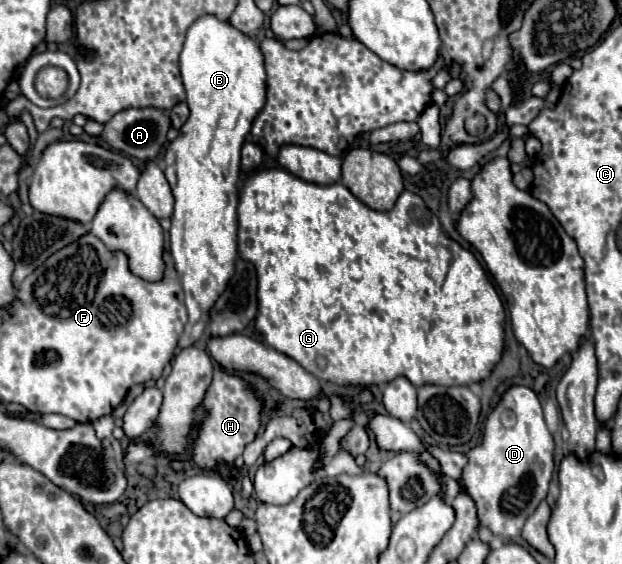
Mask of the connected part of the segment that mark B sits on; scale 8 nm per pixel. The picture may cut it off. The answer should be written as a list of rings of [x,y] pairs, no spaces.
[[[202,16],[188,28],[184,48],[180,54],[180,72],[188,96],[186,102],[190,108],[190,116],[180,128],[182,136],[172,140],[164,154],[166,162],[164,174],[172,186],[172,194],[176,200],[170,228],[170,252],[186,294],[188,322],[178,342],[180,348],[186,348],[204,336],[204,328],[210,320],[210,310],[234,274],[234,262],[238,256],[236,206],[238,206],[240,150],[252,128],[252,120],[264,106],[266,72],[264,56],[260,52],[258,42],[248,36],[240,36],[236,28],[228,28],[228,22],[220,22],[214,16]]]

